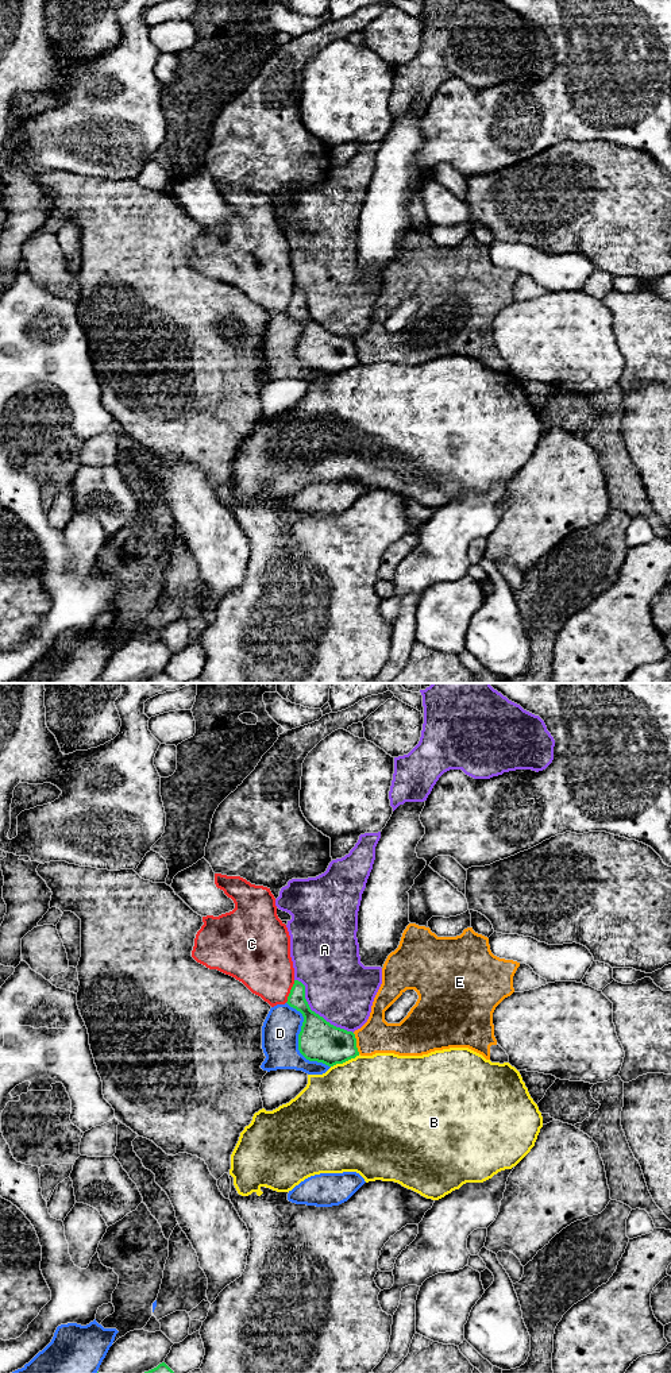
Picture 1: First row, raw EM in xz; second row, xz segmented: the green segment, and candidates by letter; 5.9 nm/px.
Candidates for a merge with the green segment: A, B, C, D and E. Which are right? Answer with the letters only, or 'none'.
none

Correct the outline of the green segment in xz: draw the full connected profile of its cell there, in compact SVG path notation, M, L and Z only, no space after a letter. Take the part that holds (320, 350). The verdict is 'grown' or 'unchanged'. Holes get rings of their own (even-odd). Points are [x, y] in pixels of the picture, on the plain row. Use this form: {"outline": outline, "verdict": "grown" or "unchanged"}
{"outline": "M294 289L286 312L304 325L298 359L306 369L333 375L359 365L355 343L331 333L312 320L301 290Z", "verdict": "unchanged"}

